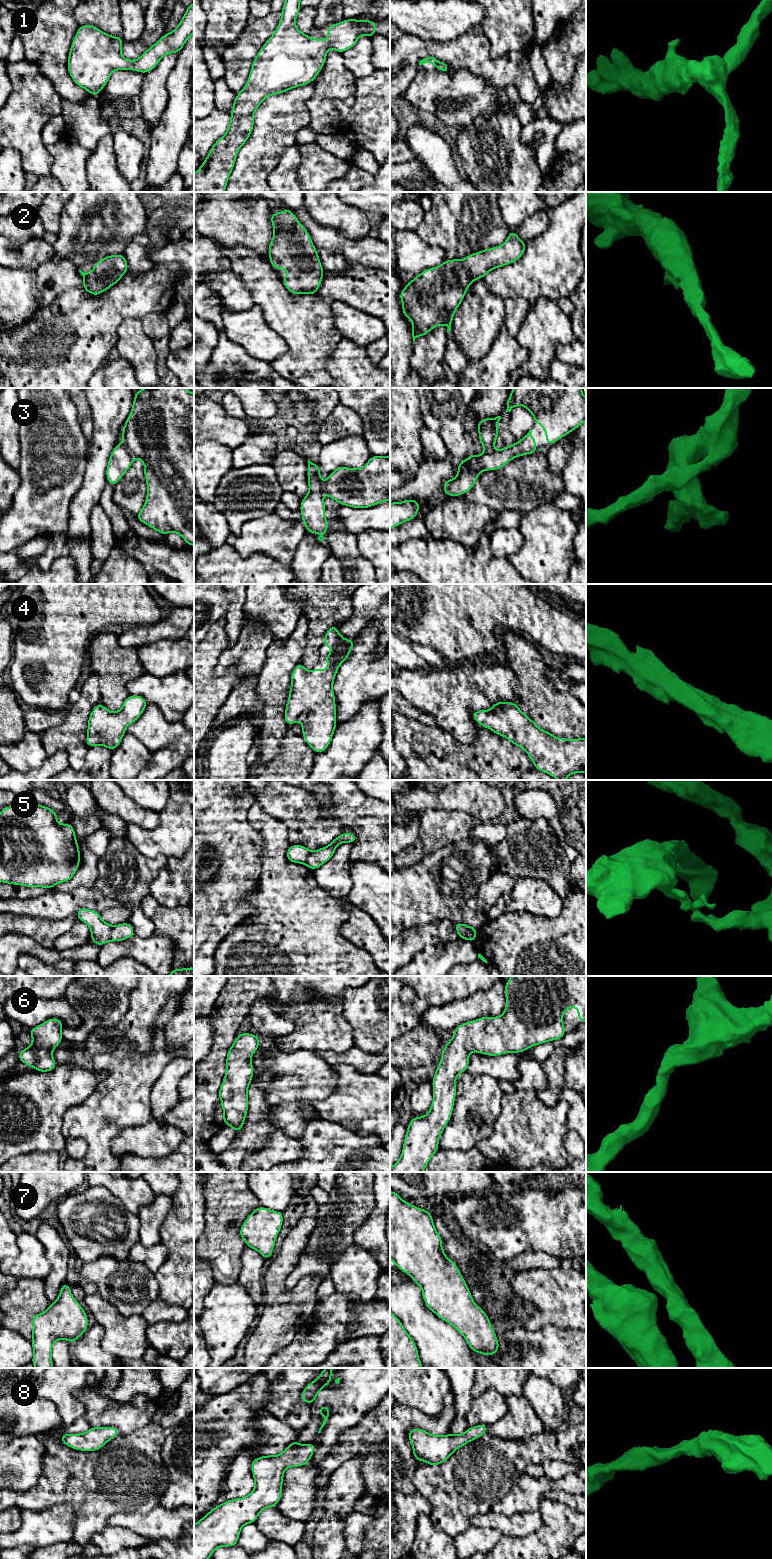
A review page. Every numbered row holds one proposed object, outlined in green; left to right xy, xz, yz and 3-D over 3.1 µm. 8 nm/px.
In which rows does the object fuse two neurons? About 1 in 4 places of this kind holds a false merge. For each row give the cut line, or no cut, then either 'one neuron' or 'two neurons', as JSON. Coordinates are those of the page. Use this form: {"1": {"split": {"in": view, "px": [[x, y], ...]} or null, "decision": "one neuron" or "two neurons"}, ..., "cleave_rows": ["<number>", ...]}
{"1": {"split": null, "decision": "one neuron"}, "2": {"split": null, "decision": "one neuron"}, "3": {"split": null, "decision": "one neuron"}, "4": {"split": null, "decision": "one neuron"}, "5": {"split": {"in": "xy", "px": [[113, 926], [110, 932], [110, 940]]}, "decision": "two neurons"}, "6": {"split": null, "decision": "one neuron"}, "7": {"split": null, "decision": "one neuron"}, "8": {"split": null, "decision": "one neuron"}, "cleave_rows": ["5"]}

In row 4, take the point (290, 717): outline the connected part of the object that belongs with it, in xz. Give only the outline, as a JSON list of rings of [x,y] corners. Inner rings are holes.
[[[333,625],[326,630],[326,635],[322,646],[332,647],[331,653],[324,657],[324,661],[329,663],[325,670],[313,668],[307,672],[304,665],[299,662],[291,674],[291,688],[289,699],[286,703],[284,720],[288,726],[295,722],[302,721],[302,735],[307,744],[311,746],[315,753],[324,752],[337,727],[336,704],[333,692],[333,682],[340,665],[348,658],[350,651],[355,644],[355,639],[348,640],[338,633],[338,626]]]

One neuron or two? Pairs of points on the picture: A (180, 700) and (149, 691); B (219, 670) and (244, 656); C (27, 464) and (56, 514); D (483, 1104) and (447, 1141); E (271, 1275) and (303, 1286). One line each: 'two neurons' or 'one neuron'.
A: one neuron
B: one neuron
C: one neuron
D: one neuron
E: one neuron

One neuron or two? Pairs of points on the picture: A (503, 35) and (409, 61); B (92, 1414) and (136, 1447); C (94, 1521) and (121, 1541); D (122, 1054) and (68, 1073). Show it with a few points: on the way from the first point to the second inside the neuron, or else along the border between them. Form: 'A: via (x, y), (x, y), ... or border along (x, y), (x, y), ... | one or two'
A: border along (481, 25), (489, 40), (490, 52), (493, 57) | two
B: border along (142, 1426), (129, 1434), (120, 1434) | two
C: border along (108, 1526), (97, 1532), (89, 1542) | two
D: border along (93, 1065), (95, 1068), (106, 1073), (93, 1091) | two

